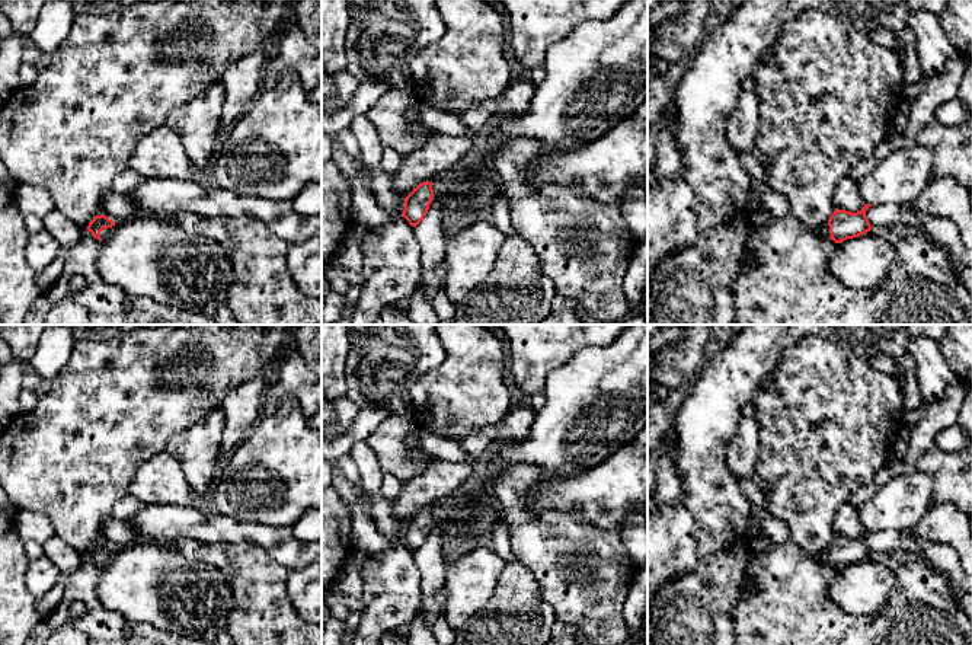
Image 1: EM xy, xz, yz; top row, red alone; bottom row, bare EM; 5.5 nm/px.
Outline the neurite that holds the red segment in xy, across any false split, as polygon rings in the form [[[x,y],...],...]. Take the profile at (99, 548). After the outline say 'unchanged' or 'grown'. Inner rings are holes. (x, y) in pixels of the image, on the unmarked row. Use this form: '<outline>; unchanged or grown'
[[[105,540],[96,542],[87,552],[87,556],[93,561],[95,565],[105,568],[115,555],[115,549],[109,546]]]; grown

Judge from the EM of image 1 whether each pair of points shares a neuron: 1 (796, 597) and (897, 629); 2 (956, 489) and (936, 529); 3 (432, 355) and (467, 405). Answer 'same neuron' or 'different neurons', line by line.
1: same neuron
2: different neurons
3: different neurons

